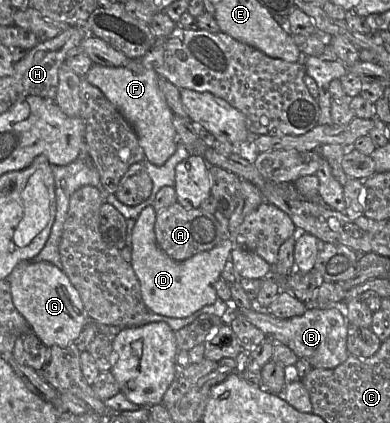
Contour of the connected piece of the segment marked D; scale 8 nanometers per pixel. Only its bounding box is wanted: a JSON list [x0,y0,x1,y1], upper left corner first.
[130,206,235,318]

